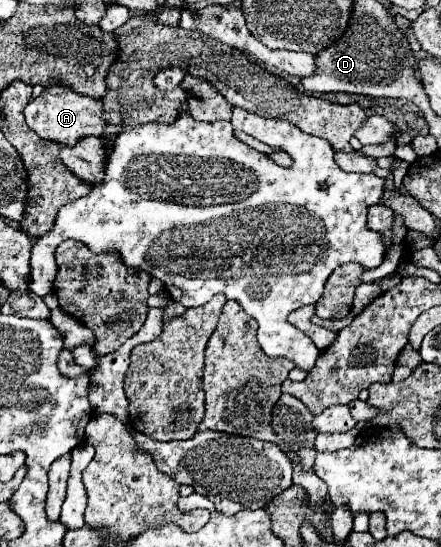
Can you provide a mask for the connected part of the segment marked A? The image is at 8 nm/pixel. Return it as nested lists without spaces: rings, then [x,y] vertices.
[[[62,85],[44,89],[42,95],[38,95],[34,101],[28,103],[24,117],[26,117],[28,127],[34,129],[38,137],[60,141],[68,147],[76,145],[86,135],[100,137],[106,129],[106,121],[102,119],[102,101],[96,101],[92,97],[84,97],[68,87],[62,87]]]

